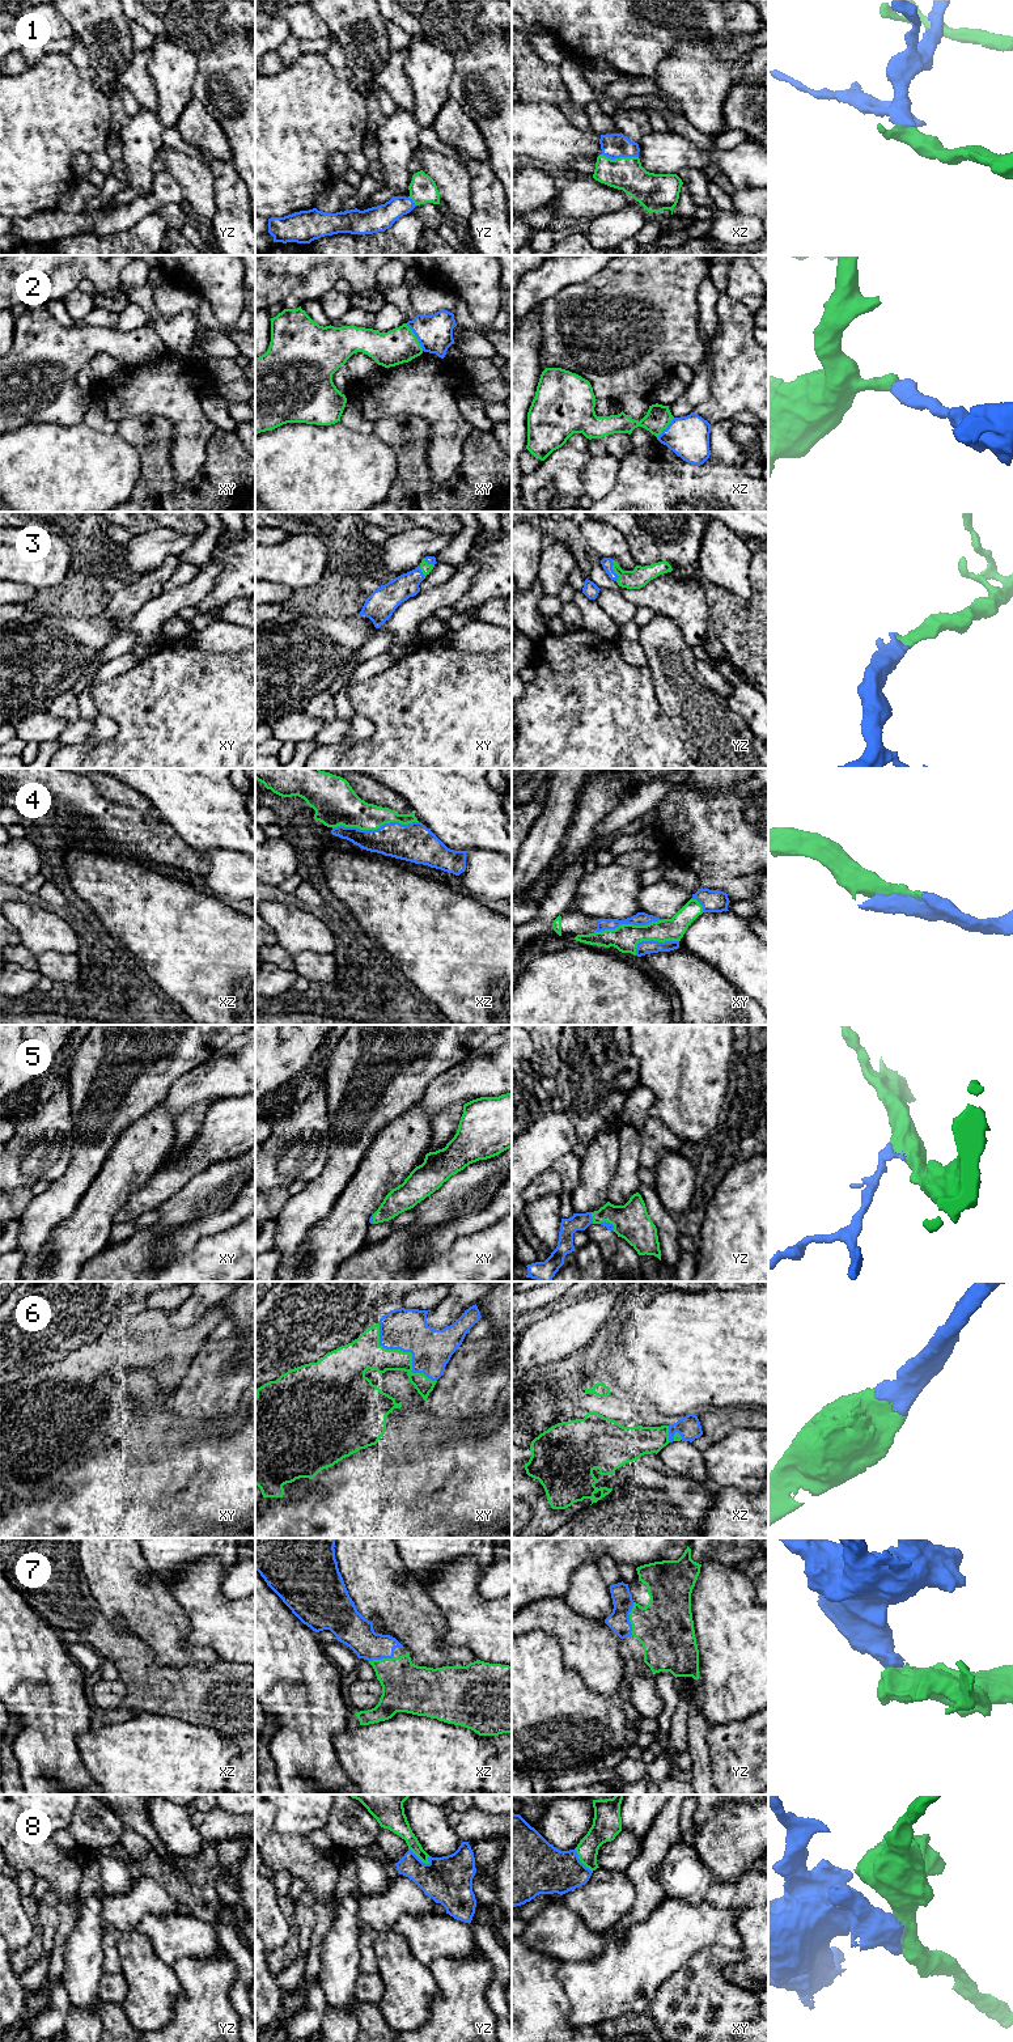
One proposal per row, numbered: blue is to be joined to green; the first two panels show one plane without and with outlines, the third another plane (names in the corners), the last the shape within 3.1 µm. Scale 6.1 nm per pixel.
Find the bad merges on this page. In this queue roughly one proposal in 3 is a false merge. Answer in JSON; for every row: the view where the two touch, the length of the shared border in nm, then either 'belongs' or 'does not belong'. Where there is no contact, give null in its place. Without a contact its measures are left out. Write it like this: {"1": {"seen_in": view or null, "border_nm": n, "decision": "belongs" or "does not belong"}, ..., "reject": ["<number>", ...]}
{"1": {"seen_in": "xz", "border_nm": 240, "decision": "belongs"}, "2": {"seen_in": "xy", "border_nm": 200, "decision": "does not belong"}, "3": {"seen_in": "yz", "border_nm": 130, "decision": "belongs"}, "4": {"seen_in": "xz", "border_nm": 550, "decision": "belongs"}, "5": {"seen_in": "yz", "border_nm": 70, "decision": "belongs"}, "6": {"seen_in": "xy", "border_nm": 500, "decision": "belongs"}, "7": {"seen_in": "yz", "border_nm": 200, "decision": "belongs"}, "8": {"seen_in": "yz", "border_nm": 170, "decision": "does not belong"}, "reject": ["2", "8"]}

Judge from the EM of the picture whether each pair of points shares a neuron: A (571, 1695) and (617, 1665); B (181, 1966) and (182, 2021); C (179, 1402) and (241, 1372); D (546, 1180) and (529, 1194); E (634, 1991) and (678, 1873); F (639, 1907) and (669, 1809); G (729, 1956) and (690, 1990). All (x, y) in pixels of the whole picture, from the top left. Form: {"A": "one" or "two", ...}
{"A": "two", "B": "one", "C": "one", "D": "one", "E": "one", "F": "one", "G": "one"}

